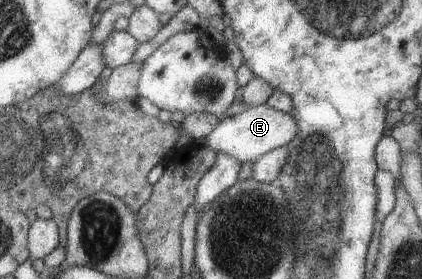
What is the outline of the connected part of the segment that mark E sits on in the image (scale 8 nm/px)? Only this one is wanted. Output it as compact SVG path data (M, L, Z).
M264 103L249 107L247 110L241 108L232 110L229 115L221 117L218 124L212 128L212 132L199 143L215 154L232 156L241 165L244 162L252 162L275 148L286 146L296 136L296 132L298 132L298 126L292 114L278 112Z

